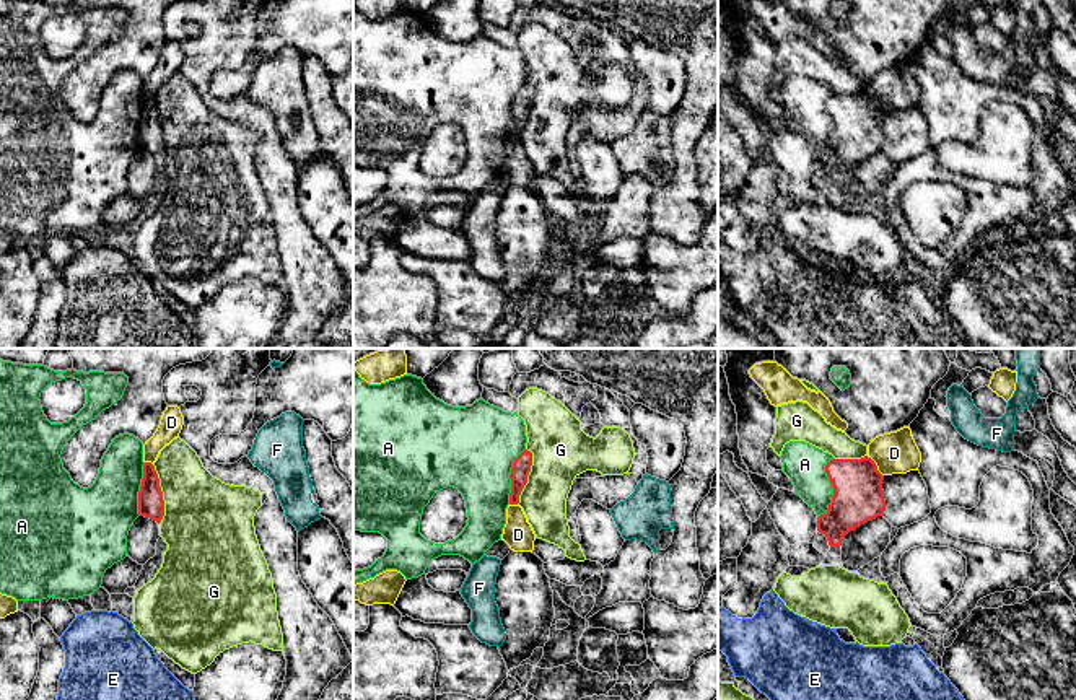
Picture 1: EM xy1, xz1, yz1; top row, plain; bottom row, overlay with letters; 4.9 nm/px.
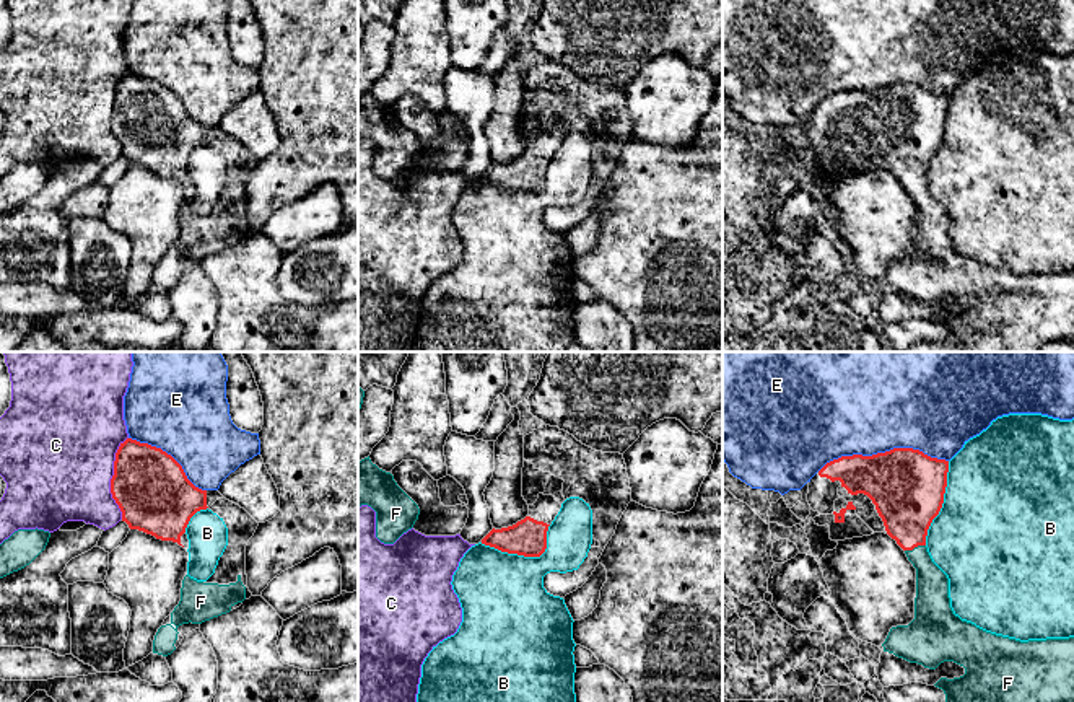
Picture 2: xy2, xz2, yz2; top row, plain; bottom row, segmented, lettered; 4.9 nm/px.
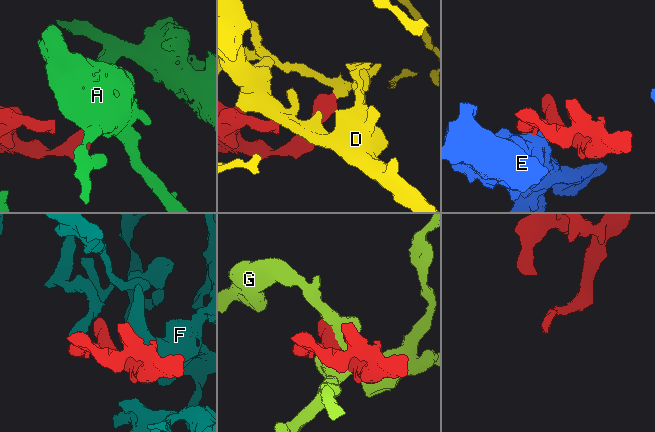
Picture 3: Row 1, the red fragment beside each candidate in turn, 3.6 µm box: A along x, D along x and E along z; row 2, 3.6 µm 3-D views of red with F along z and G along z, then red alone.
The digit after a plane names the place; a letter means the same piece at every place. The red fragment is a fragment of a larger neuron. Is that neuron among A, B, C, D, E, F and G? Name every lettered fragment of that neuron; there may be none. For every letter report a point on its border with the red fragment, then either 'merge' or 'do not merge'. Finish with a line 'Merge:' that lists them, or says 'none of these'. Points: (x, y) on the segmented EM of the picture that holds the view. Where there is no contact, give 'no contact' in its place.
A: contact yz1 (832, 485); do not merge
B: contact xz2 (524, 556); do not merge
C: contact xy2 (113, 478); do not merge
D: contact yz1 (876, 466); do not merge
E: contact yz2 (882, 453); do not merge
F: contact yz2 (915, 546); merge
G: contact xy1 (161, 494); do not merge
Merge: F

